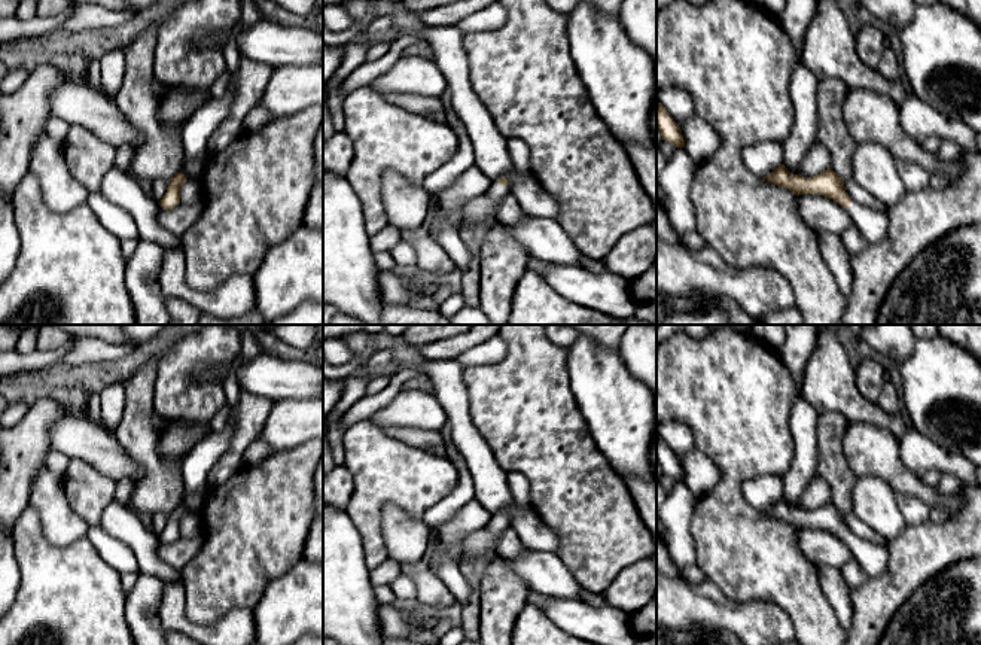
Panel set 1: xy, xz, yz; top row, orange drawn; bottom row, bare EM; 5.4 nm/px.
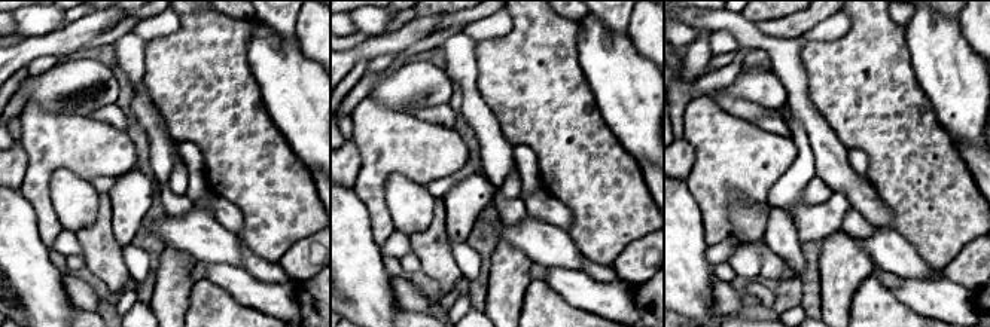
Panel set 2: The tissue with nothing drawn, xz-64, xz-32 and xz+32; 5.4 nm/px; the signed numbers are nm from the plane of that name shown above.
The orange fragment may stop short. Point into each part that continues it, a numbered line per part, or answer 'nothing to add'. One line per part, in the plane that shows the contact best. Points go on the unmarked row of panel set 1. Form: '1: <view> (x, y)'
1: xz (483, 544)

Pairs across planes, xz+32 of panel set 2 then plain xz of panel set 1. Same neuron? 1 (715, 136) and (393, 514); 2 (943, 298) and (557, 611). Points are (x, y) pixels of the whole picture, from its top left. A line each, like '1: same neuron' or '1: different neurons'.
1: different neurons
2: same neuron

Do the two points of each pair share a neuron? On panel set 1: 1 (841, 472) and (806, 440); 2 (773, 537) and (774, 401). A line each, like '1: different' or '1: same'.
1: different
2: same

